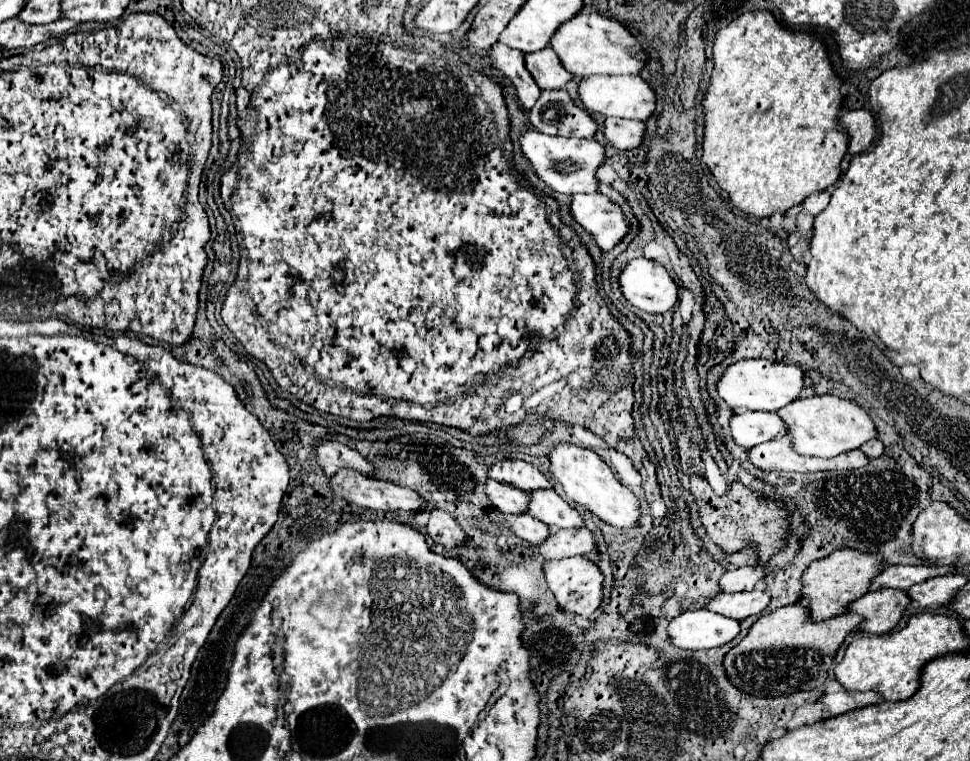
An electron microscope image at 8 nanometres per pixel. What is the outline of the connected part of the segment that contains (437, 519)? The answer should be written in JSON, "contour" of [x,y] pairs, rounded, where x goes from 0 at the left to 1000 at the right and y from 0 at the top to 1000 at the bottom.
{"contour":[[[448,669],[448,674],[444,674],[440,700],[448,714],[457,719],[467,721],[467,719],[477,719],[481,714],[481,703],[471,687],[471,682],[463,671],[457,671],[457,669]]]}

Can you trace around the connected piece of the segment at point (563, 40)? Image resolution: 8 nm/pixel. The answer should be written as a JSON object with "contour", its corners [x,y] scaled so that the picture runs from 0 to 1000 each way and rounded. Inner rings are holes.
{"contour":[[[597,17],[572,43],[568,51],[568,62],[580,80],[587,96],[593,101],[607,101],[607,99],[659,99],[667,85],[669,75],[661,62],[659,51],[636,25],[628,25],[620,17]]]}

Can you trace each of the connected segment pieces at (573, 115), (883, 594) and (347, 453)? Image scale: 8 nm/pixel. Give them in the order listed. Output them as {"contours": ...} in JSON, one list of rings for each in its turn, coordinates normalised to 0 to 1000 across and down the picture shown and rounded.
{"contours":[[[[582,117],[558,120],[556,133],[545,146],[547,164],[562,177],[576,180],[611,180],[615,159],[597,143]]],[[[906,774],[896,777],[875,795],[877,806],[890,808],[888,829],[892,832],[916,832],[923,827],[933,808],[935,795],[939,792],[937,782],[929,774]]],[[[329,580],[327,608],[333,614],[337,627],[343,627],[349,616],[364,616],[376,627],[385,627],[385,611],[366,590],[347,580]]]]}

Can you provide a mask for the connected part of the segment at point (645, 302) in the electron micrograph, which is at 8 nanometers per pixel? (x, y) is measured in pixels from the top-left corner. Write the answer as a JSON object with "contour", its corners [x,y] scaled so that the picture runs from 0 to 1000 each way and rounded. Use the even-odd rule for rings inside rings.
{"contour":[[[648,343],[638,369],[644,393],[651,398],[658,417],[667,411],[686,411],[698,398],[698,372],[690,364],[688,353],[675,343]]]}

